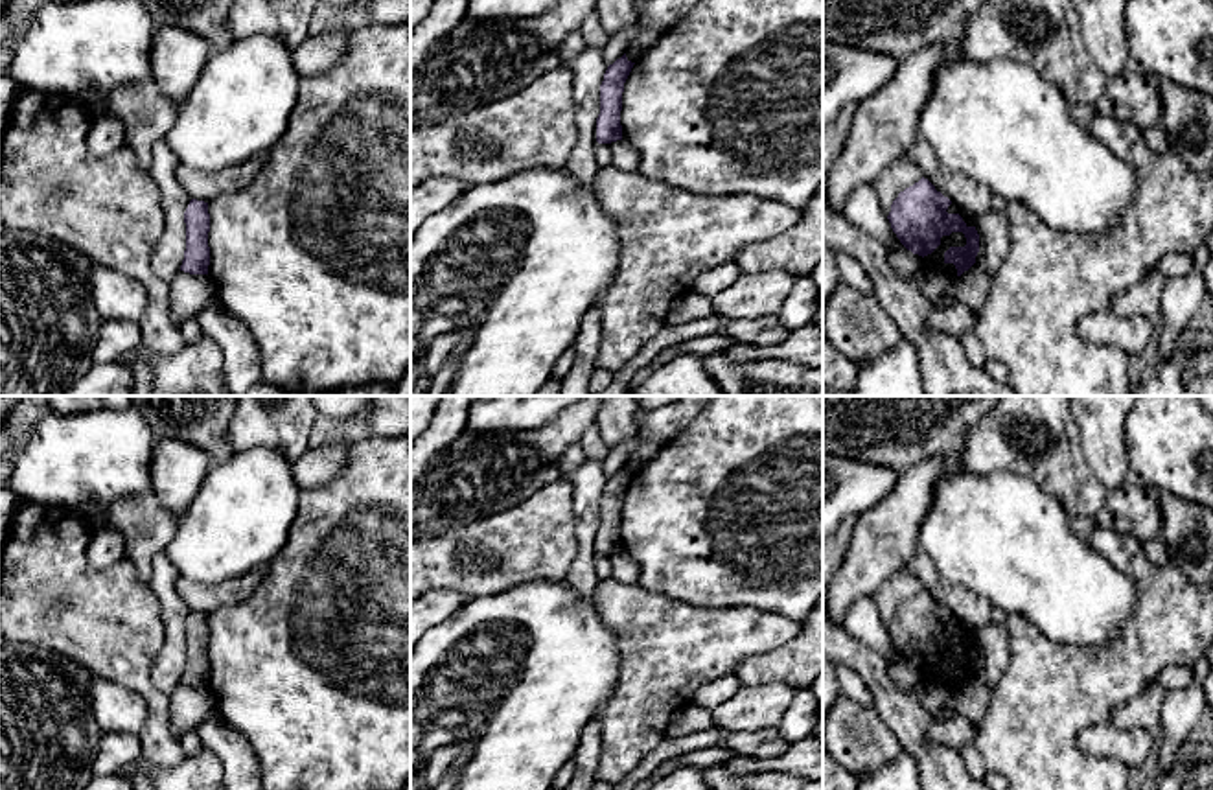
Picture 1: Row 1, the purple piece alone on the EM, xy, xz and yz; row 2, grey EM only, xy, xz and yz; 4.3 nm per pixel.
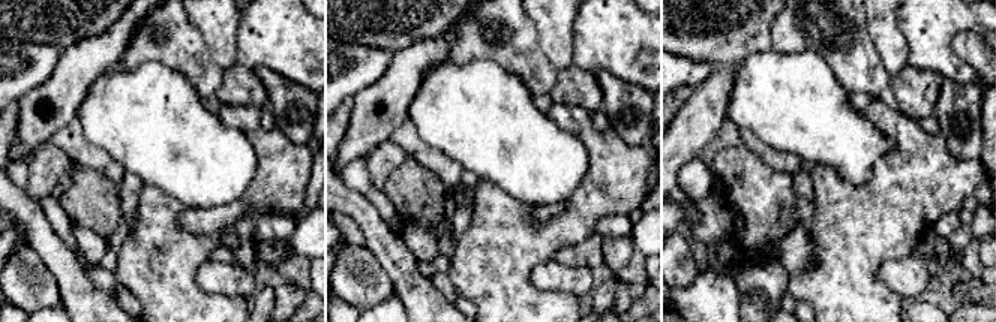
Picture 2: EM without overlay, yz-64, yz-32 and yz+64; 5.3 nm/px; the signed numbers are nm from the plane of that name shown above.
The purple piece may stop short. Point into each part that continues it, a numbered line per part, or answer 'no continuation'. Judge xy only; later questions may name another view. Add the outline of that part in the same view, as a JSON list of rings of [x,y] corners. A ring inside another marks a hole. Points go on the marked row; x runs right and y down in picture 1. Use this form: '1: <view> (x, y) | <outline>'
no continuation

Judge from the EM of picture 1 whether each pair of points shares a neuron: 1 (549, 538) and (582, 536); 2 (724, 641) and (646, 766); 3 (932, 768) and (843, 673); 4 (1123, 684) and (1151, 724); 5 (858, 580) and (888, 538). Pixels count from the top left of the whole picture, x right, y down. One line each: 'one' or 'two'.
1: two
2: two
3: two
4: two
5: one

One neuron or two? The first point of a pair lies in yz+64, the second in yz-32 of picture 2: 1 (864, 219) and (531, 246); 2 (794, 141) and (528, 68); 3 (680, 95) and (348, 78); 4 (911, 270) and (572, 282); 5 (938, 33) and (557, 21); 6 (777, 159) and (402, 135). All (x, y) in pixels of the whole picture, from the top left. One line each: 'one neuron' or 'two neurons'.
1: one neuron
2: two neurons
3: two neurons
4: one neuron
5: two neurons
6: one neuron

